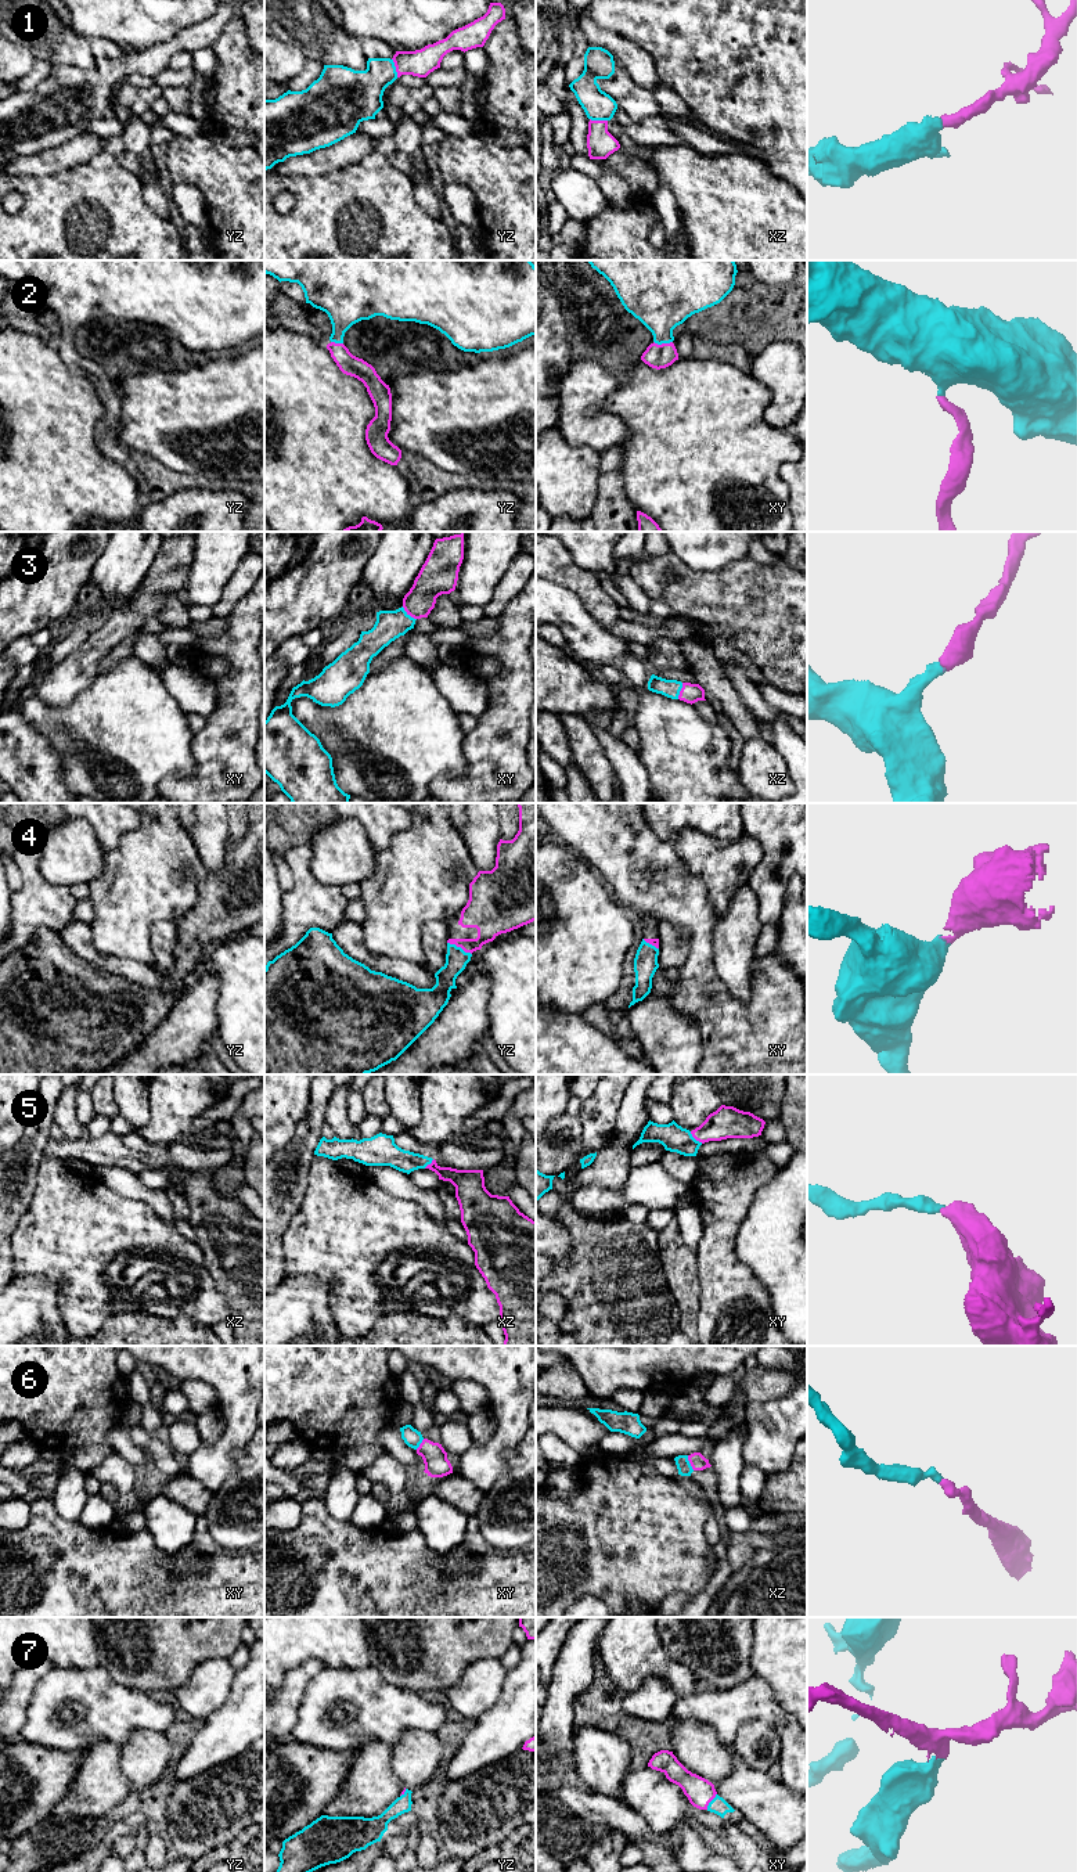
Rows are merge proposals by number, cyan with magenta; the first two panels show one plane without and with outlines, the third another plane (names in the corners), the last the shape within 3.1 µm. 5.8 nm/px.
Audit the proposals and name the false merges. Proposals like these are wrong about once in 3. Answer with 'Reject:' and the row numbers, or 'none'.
Reject: none

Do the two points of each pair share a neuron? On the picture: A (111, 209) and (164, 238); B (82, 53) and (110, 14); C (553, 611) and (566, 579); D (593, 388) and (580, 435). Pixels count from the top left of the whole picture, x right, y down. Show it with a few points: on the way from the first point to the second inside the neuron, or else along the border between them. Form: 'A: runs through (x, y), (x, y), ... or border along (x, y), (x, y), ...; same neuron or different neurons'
A: runs through (123, 222), (151, 238); same neuron
B: border along (69, 14), (69, 25), (89, 40); different neurons
C: border along (550, 579), (569, 589), (580, 600), (586, 611); different neurons
D: runs through (582, 399), (580, 424); same neuron

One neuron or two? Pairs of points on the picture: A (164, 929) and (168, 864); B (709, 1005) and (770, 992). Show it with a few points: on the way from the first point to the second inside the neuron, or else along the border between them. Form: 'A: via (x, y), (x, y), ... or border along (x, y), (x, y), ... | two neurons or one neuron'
A: border along (177, 920), (161, 920), (151, 929), (152, 951) | two neurons
B: via (724, 1008), (755, 1007) | one neuron

